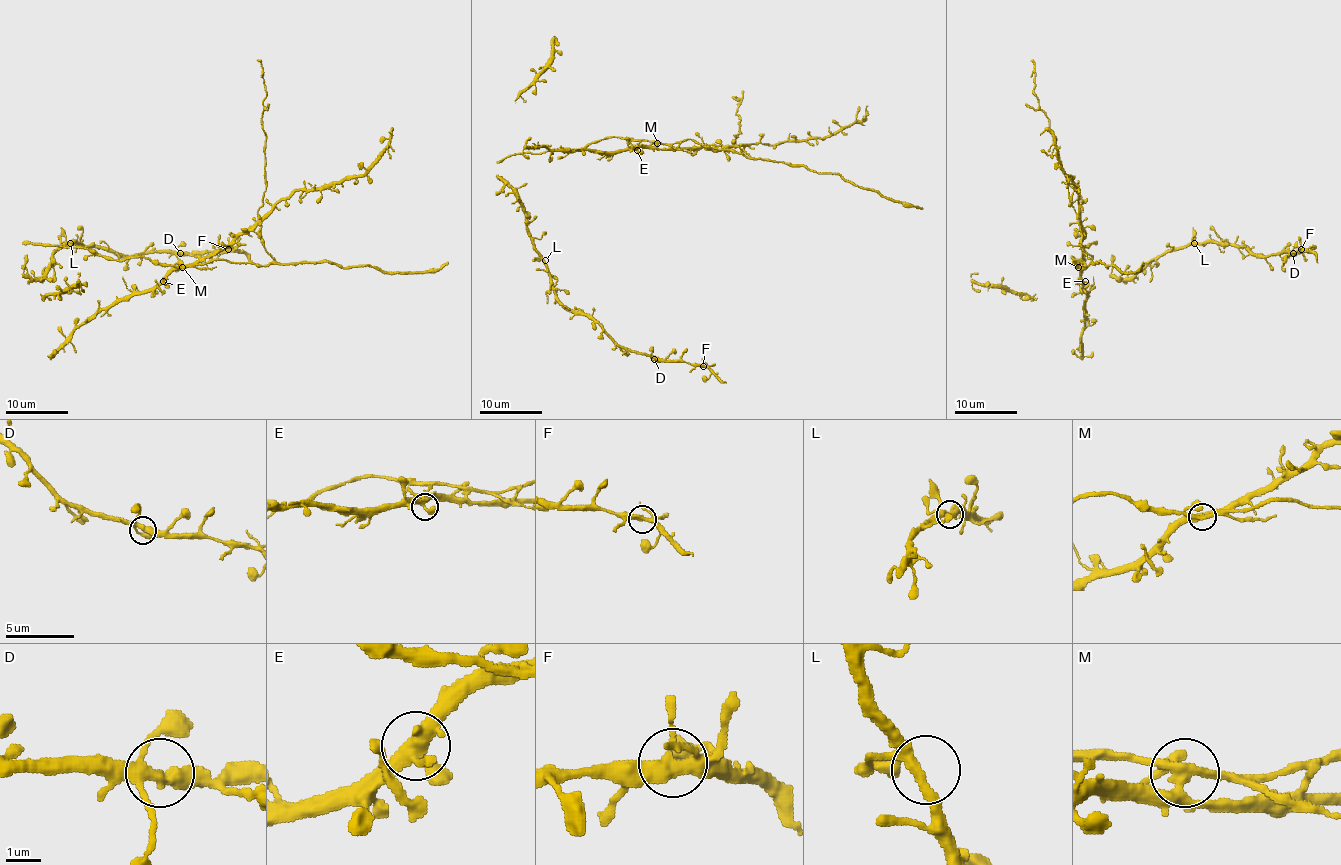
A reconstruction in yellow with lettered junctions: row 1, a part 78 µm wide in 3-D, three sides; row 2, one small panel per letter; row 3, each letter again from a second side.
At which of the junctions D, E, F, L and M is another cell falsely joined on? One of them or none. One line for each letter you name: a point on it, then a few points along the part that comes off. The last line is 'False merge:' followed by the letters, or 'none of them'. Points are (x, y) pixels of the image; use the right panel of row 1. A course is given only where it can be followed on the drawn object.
M: place (1078, 267); course (1077, 267), (1074, 260), (1087, 265), (1090, 259), (1080, 246), (1082, 232), (1055, 137), (1033, 93), (1032, 60)
False merge: M

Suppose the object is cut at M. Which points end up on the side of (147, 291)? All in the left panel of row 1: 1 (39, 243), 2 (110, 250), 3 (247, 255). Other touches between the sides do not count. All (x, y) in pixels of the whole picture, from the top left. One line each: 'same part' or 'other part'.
1: other part
2: same part
3: same part

